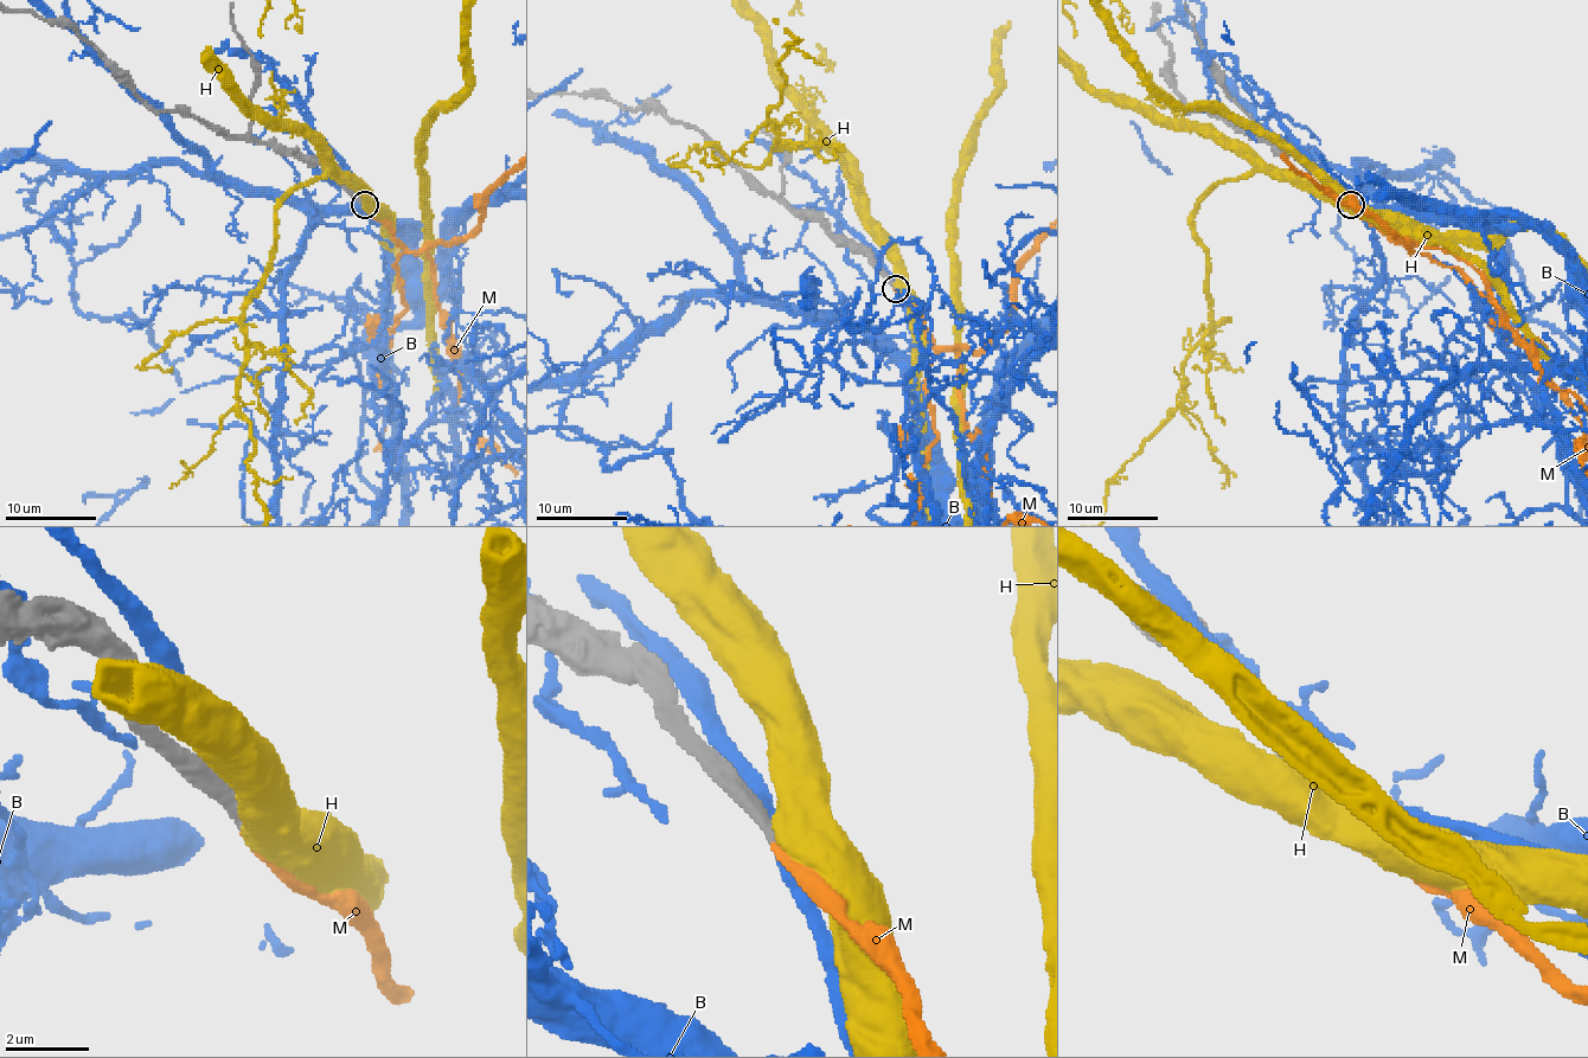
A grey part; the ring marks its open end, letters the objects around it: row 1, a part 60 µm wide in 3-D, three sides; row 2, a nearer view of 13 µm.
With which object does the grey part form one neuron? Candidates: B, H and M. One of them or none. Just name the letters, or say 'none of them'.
M

